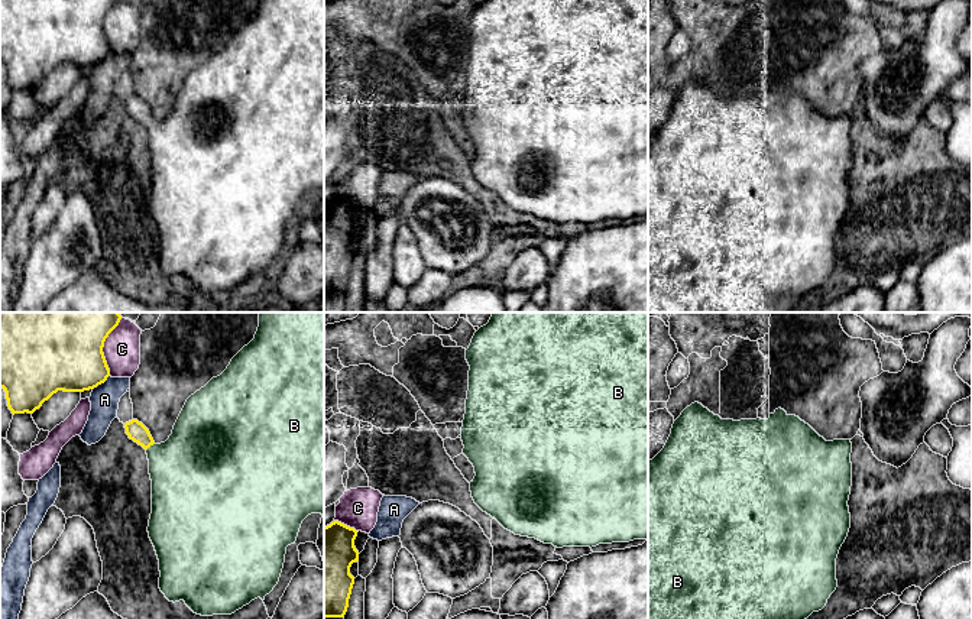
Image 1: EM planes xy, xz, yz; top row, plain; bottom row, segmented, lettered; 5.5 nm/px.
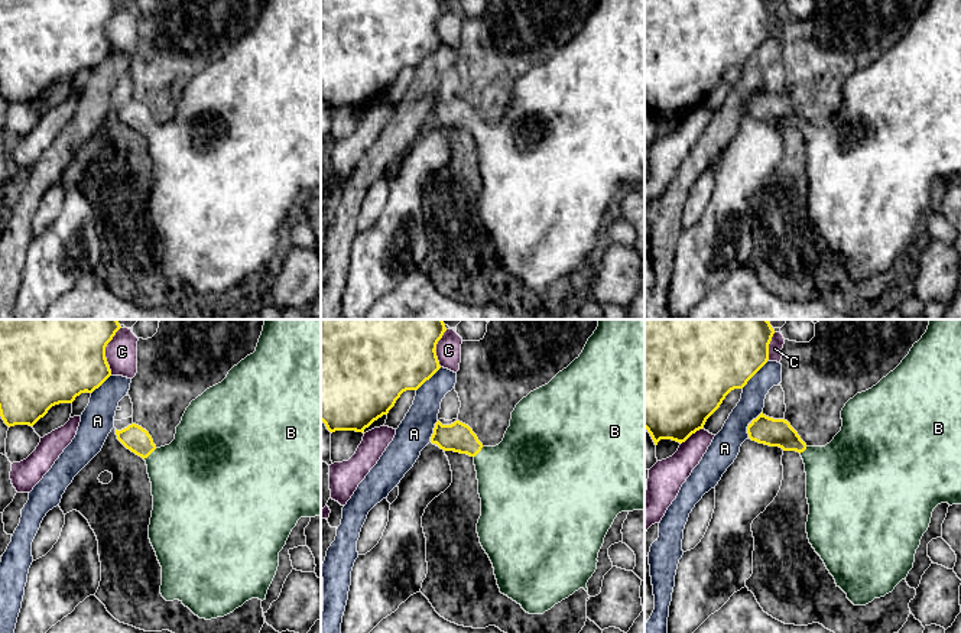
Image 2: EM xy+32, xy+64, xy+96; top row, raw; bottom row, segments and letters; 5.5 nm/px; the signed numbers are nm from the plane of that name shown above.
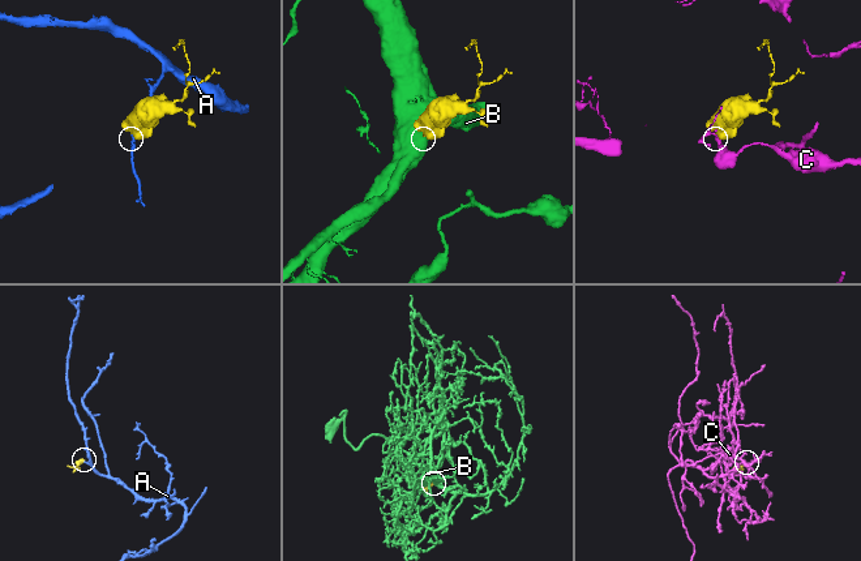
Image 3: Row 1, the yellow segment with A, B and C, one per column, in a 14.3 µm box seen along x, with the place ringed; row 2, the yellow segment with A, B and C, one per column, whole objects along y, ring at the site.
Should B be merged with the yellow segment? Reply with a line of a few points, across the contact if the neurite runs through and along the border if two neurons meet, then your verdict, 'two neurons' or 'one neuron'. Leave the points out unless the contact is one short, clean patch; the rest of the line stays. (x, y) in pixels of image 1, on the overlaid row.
xy (136, 431), (149, 446), (174, 466), (187, 470) | one neuron

